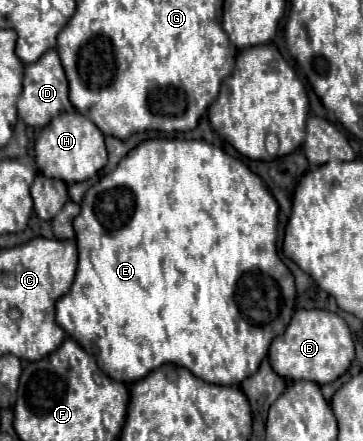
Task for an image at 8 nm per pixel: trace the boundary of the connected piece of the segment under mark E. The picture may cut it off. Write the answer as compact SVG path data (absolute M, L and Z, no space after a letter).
M144 139L136 145L116 169L104 175L96 185L92 185L82 201L82 211L74 219L74 231L78 241L78 269L74 283L66 295L56 301L56 323L76 339L90 355L96 357L100 369L108 377L122 381L126 385L146 377L152 369L162 363L174 363L190 369L196 377L214 383L214 385L240 385L242 379L250 377L260 361L266 357L270 341L274 335L284 333L296 303L294 275L278 257L278 203L270 195L262 177L250 171L240 159L228 155L224 149L208 141L184 141L184 139Z

